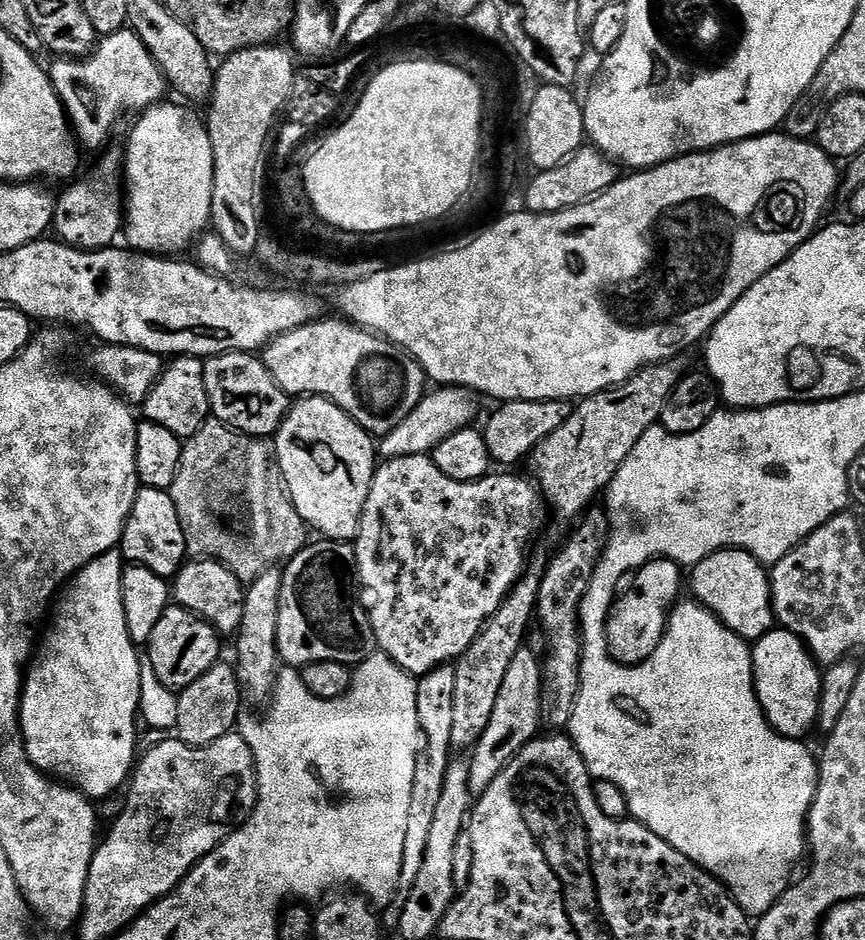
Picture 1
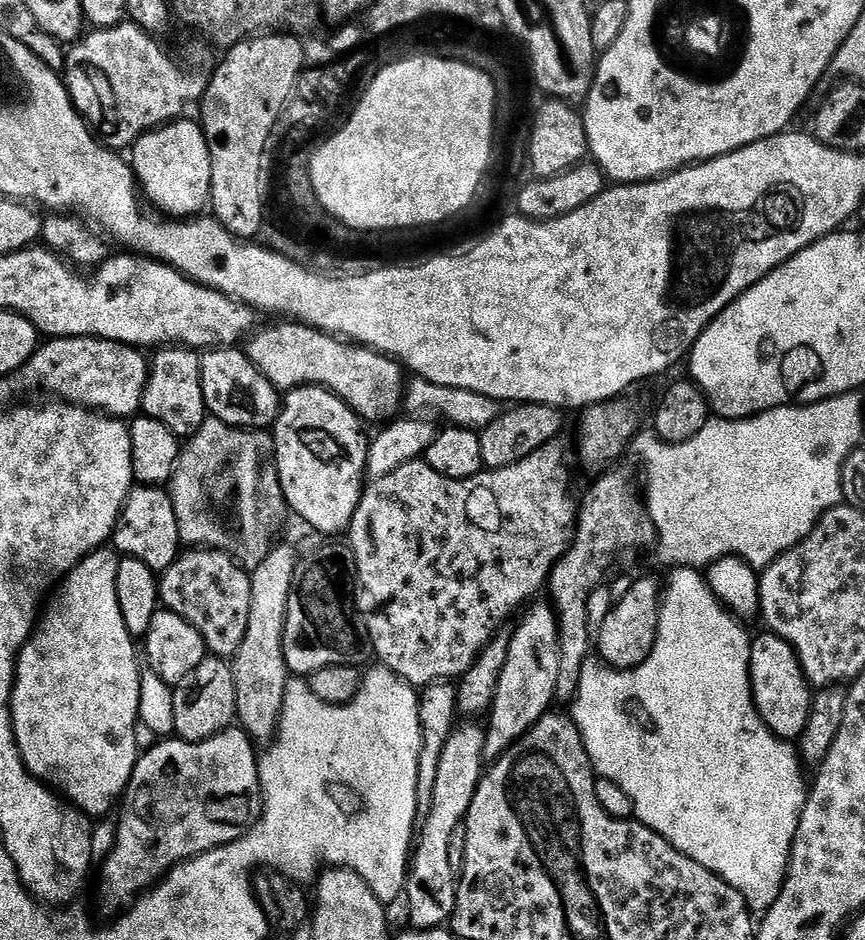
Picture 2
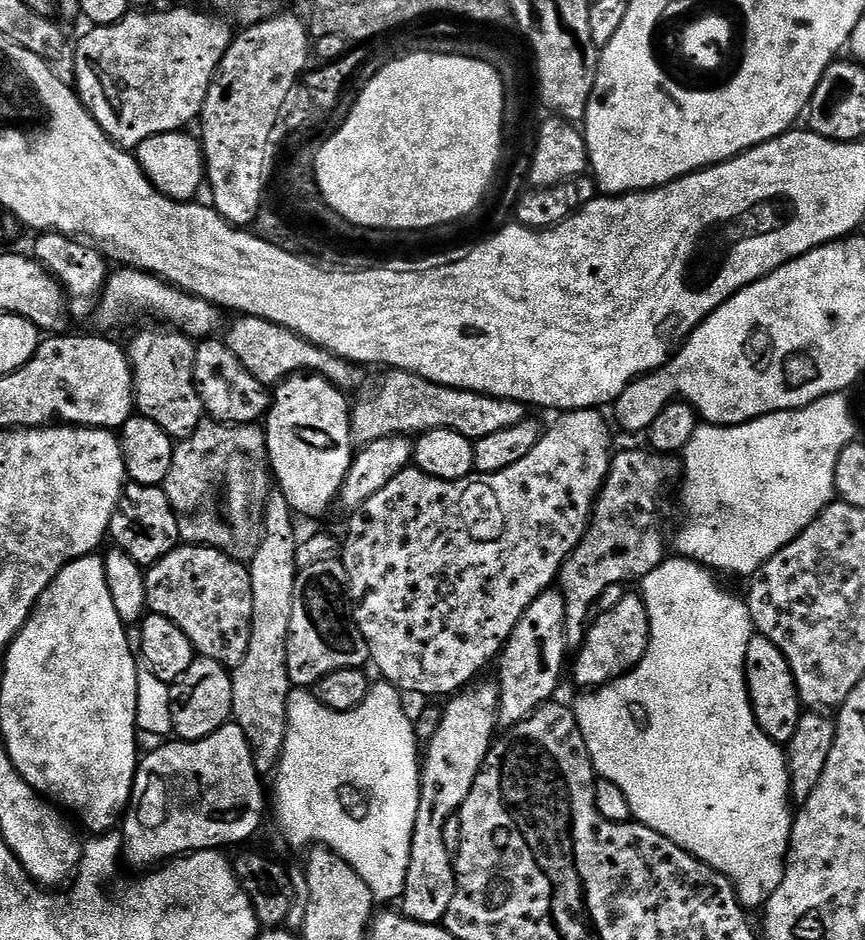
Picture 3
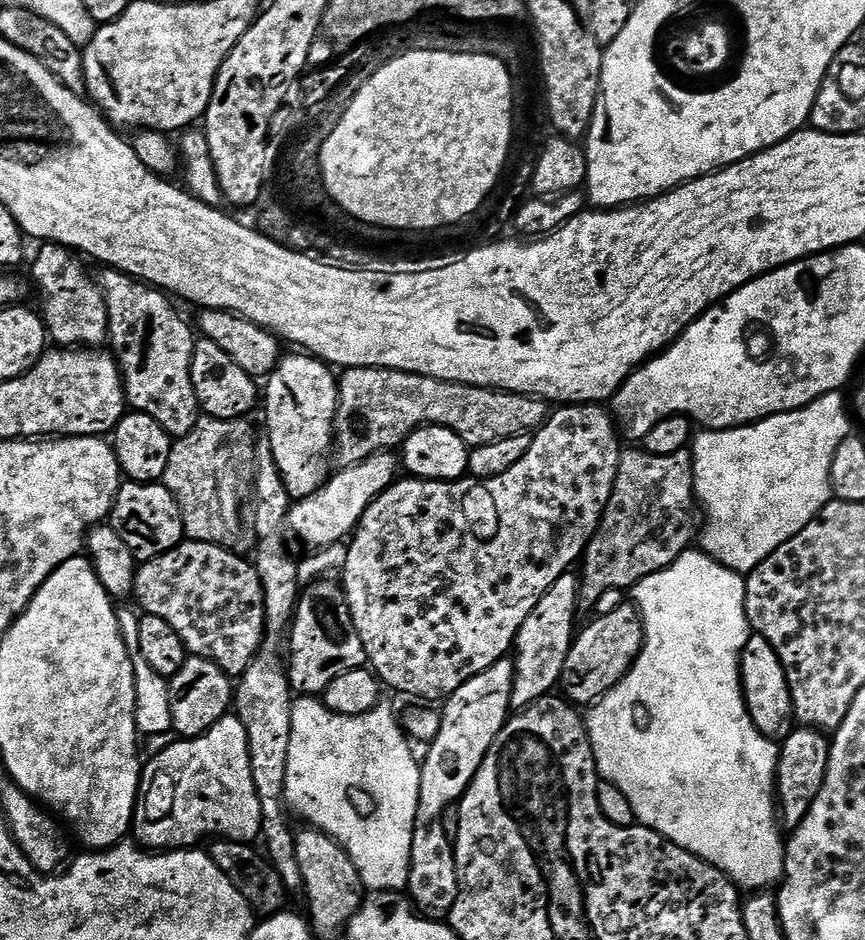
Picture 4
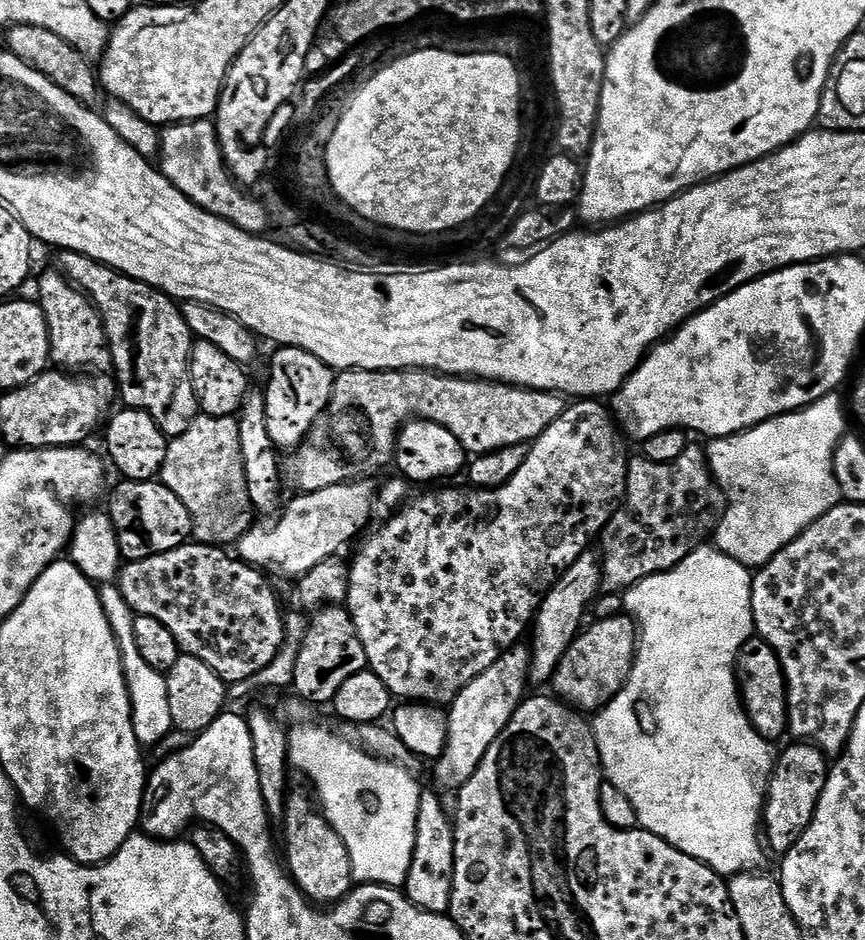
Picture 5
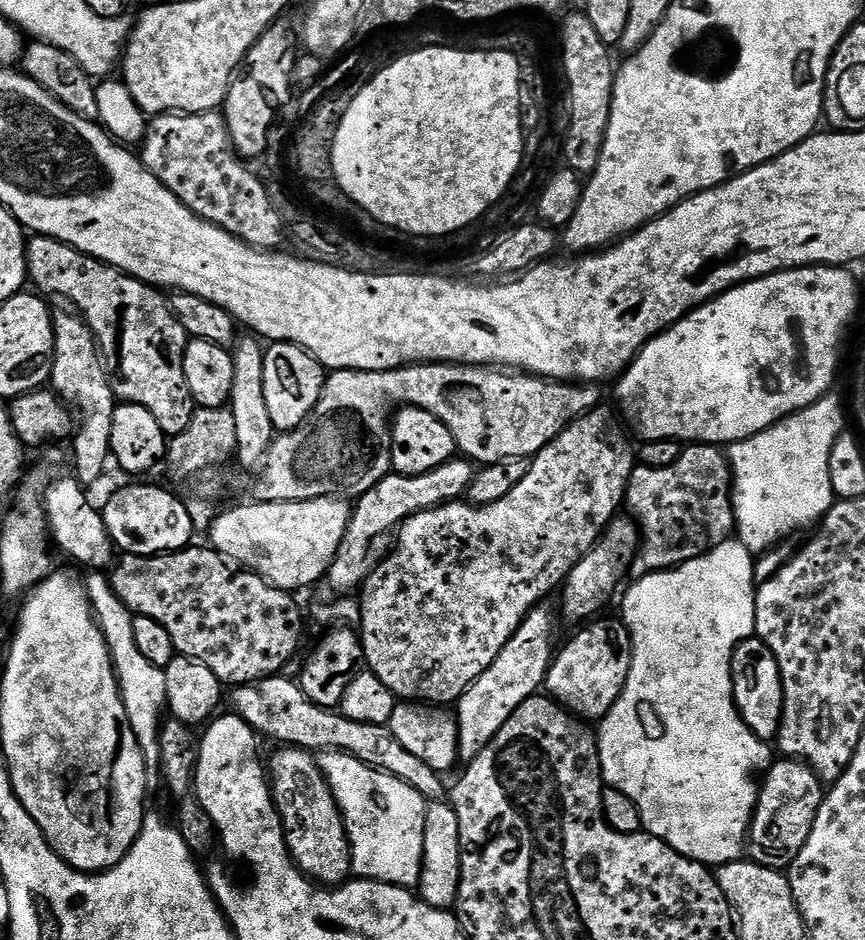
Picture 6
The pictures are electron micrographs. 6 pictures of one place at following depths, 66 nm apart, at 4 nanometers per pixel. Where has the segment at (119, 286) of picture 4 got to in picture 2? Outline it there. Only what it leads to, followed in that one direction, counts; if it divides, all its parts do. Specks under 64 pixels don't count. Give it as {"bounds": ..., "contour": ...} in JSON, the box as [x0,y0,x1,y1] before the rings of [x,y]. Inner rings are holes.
{"bounds":[143,346,209,438],"contour":[[[164,346],[156,354],[156,357],[151,357],[148,369],[143,415],[162,422],[162,426],[166,426],[177,438],[193,436],[209,415],[202,394],[201,353],[183,346]]]}

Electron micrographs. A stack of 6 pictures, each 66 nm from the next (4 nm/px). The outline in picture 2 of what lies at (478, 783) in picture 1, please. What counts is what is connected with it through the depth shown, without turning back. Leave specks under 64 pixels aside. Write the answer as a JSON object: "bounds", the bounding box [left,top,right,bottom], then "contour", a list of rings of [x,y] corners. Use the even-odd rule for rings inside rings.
{"bounds":[484,603,560,761],"contour":[[[533,603],[519,617],[521,620],[516,632],[511,633],[512,641],[506,654],[506,666],[502,666],[502,678],[498,678],[496,683],[492,711],[486,716],[488,724],[486,723],[484,734],[485,761],[497,760],[504,751],[521,740],[543,716],[548,715],[556,700],[560,627],[556,624],[556,612],[551,603],[543,603]]]}

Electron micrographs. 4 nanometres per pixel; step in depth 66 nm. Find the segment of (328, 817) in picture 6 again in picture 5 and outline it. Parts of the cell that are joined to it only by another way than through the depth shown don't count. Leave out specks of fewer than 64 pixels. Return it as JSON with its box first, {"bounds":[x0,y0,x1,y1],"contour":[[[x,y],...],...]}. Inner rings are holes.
{"bounds":[282,790,354,906],"contour":[[[294,790],[287,793],[282,825],[282,852],[286,857],[286,872],[313,905],[331,906],[339,904],[354,887],[350,850],[346,850],[346,842],[342,842],[338,830],[330,826],[317,801],[309,793],[308,796]]]}

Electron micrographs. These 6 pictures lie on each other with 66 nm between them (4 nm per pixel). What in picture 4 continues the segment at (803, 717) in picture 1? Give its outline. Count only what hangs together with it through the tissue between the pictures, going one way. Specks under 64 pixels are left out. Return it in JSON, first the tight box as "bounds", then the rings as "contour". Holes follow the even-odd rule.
{"bounds":[740,635,794,741],"contour":[[[749,635],[740,655],[740,682],[744,690],[744,701],[748,704],[748,713],[756,729],[766,738],[784,741],[794,727],[790,686],[786,682],[782,662],[778,654],[774,654],[774,646],[770,646],[766,638]]]}

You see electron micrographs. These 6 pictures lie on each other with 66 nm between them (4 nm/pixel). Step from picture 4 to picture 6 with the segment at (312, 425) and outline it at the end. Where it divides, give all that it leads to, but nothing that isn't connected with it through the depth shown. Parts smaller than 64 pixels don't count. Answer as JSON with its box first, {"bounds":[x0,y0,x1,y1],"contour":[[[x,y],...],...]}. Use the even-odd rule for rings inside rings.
{"bounds":[264,343,325,433],"contour":[[[273,343],[264,354],[264,385],[266,386],[266,407],[270,409],[270,422],[274,422],[277,433],[289,432],[311,414],[324,389],[325,369],[316,361],[316,357],[304,351],[296,344]]]}

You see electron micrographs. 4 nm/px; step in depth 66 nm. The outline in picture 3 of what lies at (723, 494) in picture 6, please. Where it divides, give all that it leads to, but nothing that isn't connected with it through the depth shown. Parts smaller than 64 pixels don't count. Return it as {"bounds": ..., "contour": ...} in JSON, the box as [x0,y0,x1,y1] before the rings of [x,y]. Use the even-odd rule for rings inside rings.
{"bounds":[558,448,682,650],"contour":[[[628,448],[625,452],[617,451],[613,455],[608,477],[596,496],[596,504],[592,508],[582,542],[578,542],[578,546],[560,567],[558,590],[566,602],[569,649],[579,650],[584,644],[590,617],[606,586],[627,585],[628,580],[639,582],[664,563],[669,555],[670,536],[664,533],[660,495],[664,492],[664,483],[675,472],[677,475],[681,471],[682,464],[679,459],[665,458],[644,448]]]}

